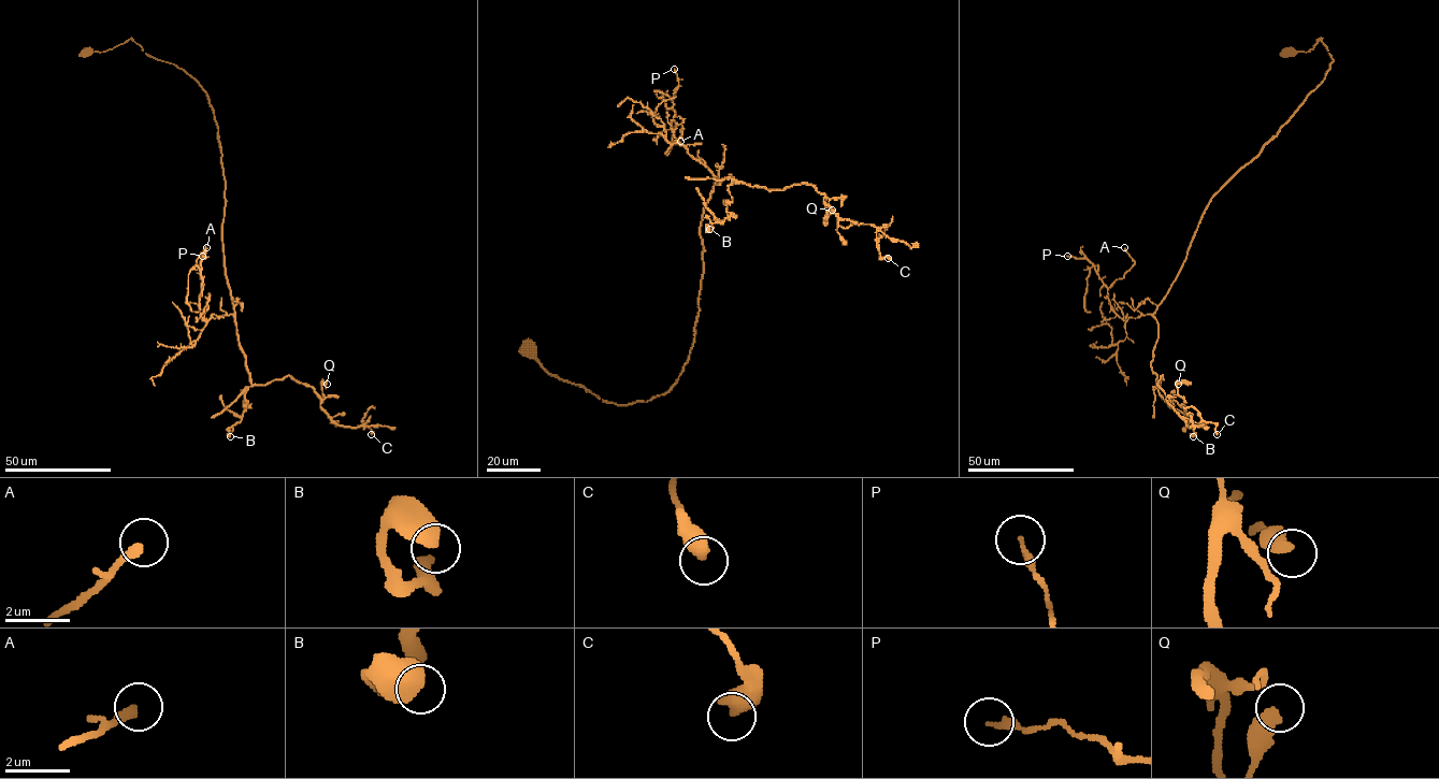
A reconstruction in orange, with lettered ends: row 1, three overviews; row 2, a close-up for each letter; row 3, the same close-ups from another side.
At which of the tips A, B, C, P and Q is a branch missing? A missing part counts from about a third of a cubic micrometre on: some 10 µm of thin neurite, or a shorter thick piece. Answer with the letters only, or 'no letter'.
no letter

